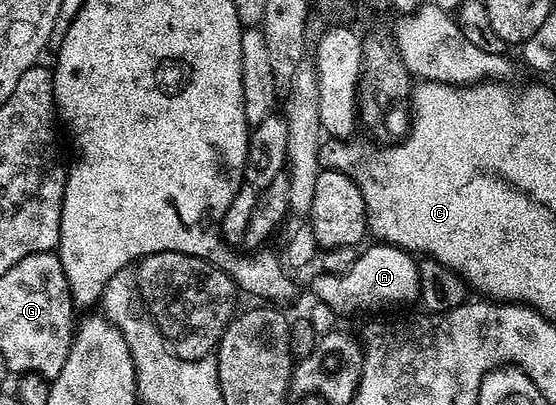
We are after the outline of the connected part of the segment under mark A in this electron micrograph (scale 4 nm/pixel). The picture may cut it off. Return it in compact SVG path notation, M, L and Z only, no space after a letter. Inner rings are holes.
M382 243L362 250L353 267L343 273L320 272L311 287L318 302L327 305L336 315L353 315L377 311L409 301L419 296L419 266L416 258L406 250Z

